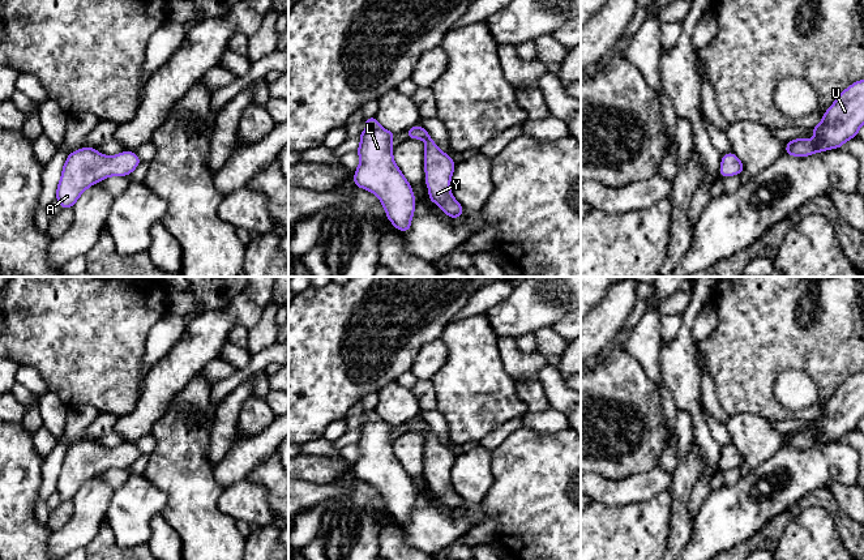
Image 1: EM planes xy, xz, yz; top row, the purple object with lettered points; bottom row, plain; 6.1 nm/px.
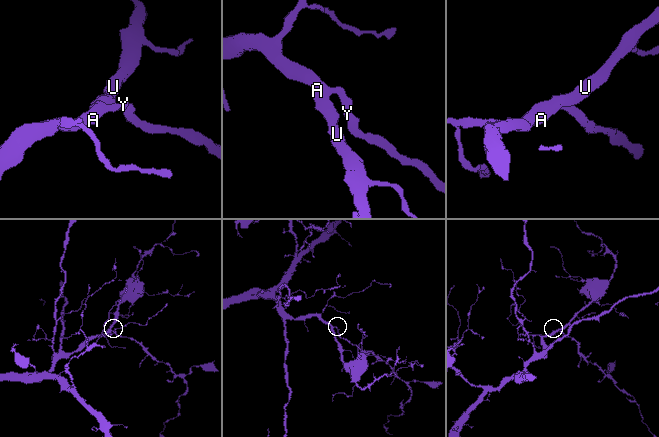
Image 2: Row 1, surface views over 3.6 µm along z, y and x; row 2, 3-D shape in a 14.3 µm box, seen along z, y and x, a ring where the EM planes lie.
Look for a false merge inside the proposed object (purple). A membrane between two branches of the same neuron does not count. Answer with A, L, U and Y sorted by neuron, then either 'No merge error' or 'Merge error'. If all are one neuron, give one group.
Groups: A L U Y. No merge error

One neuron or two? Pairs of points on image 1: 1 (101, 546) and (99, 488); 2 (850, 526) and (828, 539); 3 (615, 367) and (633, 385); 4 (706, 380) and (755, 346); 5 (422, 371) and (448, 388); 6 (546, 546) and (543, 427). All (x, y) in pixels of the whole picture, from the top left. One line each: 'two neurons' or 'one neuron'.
1: two neurons
2: two neurons
3: one neuron
4: two neurons
5: two neurons
6: two neurons

